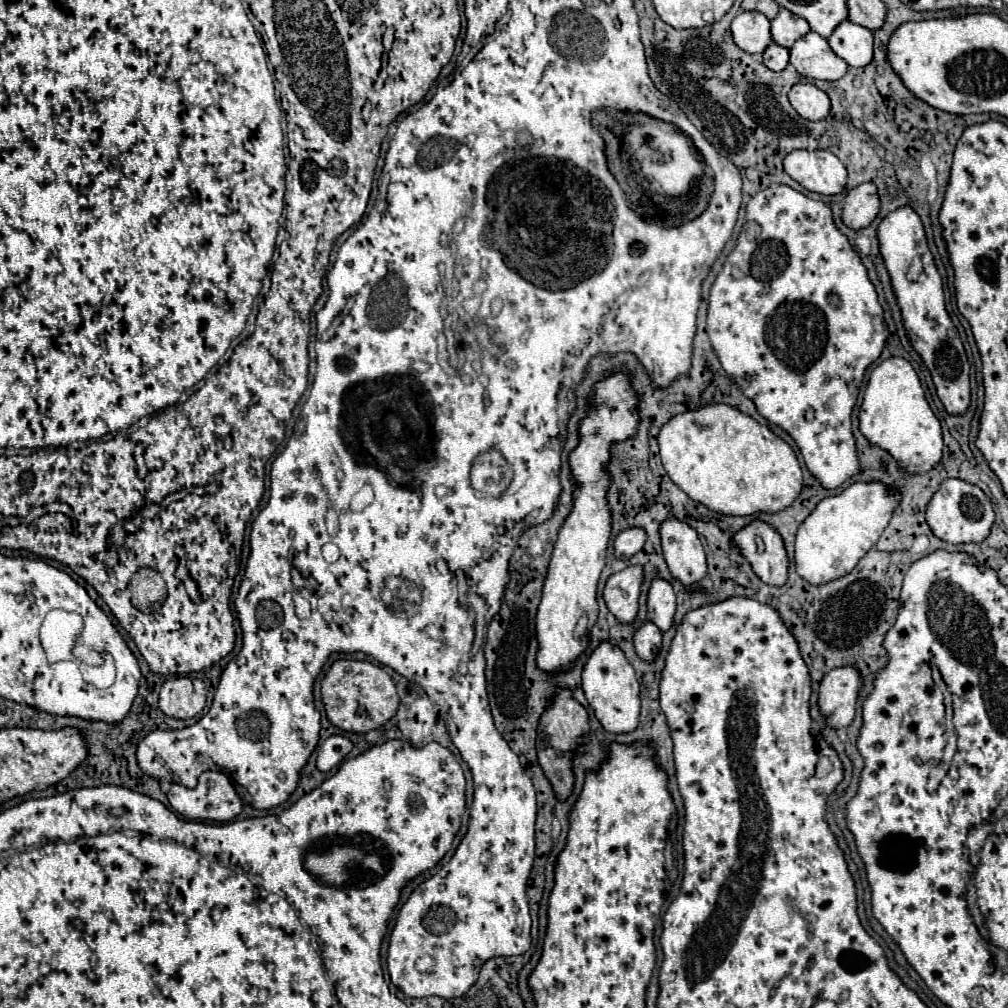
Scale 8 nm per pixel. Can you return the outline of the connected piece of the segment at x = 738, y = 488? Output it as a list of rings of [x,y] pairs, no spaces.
[[[714,404],[700,410],[674,416],[662,426],[658,434],[660,460],[670,480],[682,488],[694,502],[704,504],[708,510],[726,516],[754,516],[776,514],[788,508],[802,490],[802,470],[794,450],[778,438],[768,426],[758,424],[754,418],[738,412],[726,404]]]

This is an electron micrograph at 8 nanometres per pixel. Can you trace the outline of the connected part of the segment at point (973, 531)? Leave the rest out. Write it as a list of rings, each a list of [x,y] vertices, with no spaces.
[[[950,478],[946,482],[942,482],[942,486],[938,488],[938,494],[934,494],[934,498],[930,500],[930,510],[926,512],[926,522],[930,522],[930,528],[934,532],[934,536],[938,536],[944,542],[950,544],[968,544],[968,542],[982,542],[988,538],[990,528],[994,524],[994,506],[990,502],[990,498],[974,484],[968,484],[964,480],[958,478]]]

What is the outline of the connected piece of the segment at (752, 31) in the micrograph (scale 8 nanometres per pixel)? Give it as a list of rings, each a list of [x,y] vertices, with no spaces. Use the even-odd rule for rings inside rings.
[[[740,12],[732,20],[732,36],[738,48],[754,54],[764,52],[772,44],[770,20],[762,12]]]

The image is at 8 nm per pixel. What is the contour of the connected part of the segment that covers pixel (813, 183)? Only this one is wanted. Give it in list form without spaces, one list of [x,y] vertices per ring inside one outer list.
[[[794,150],[784,158],[784,170],[806,190],[834,196],[846,186],[848,172],[830,150]]]

